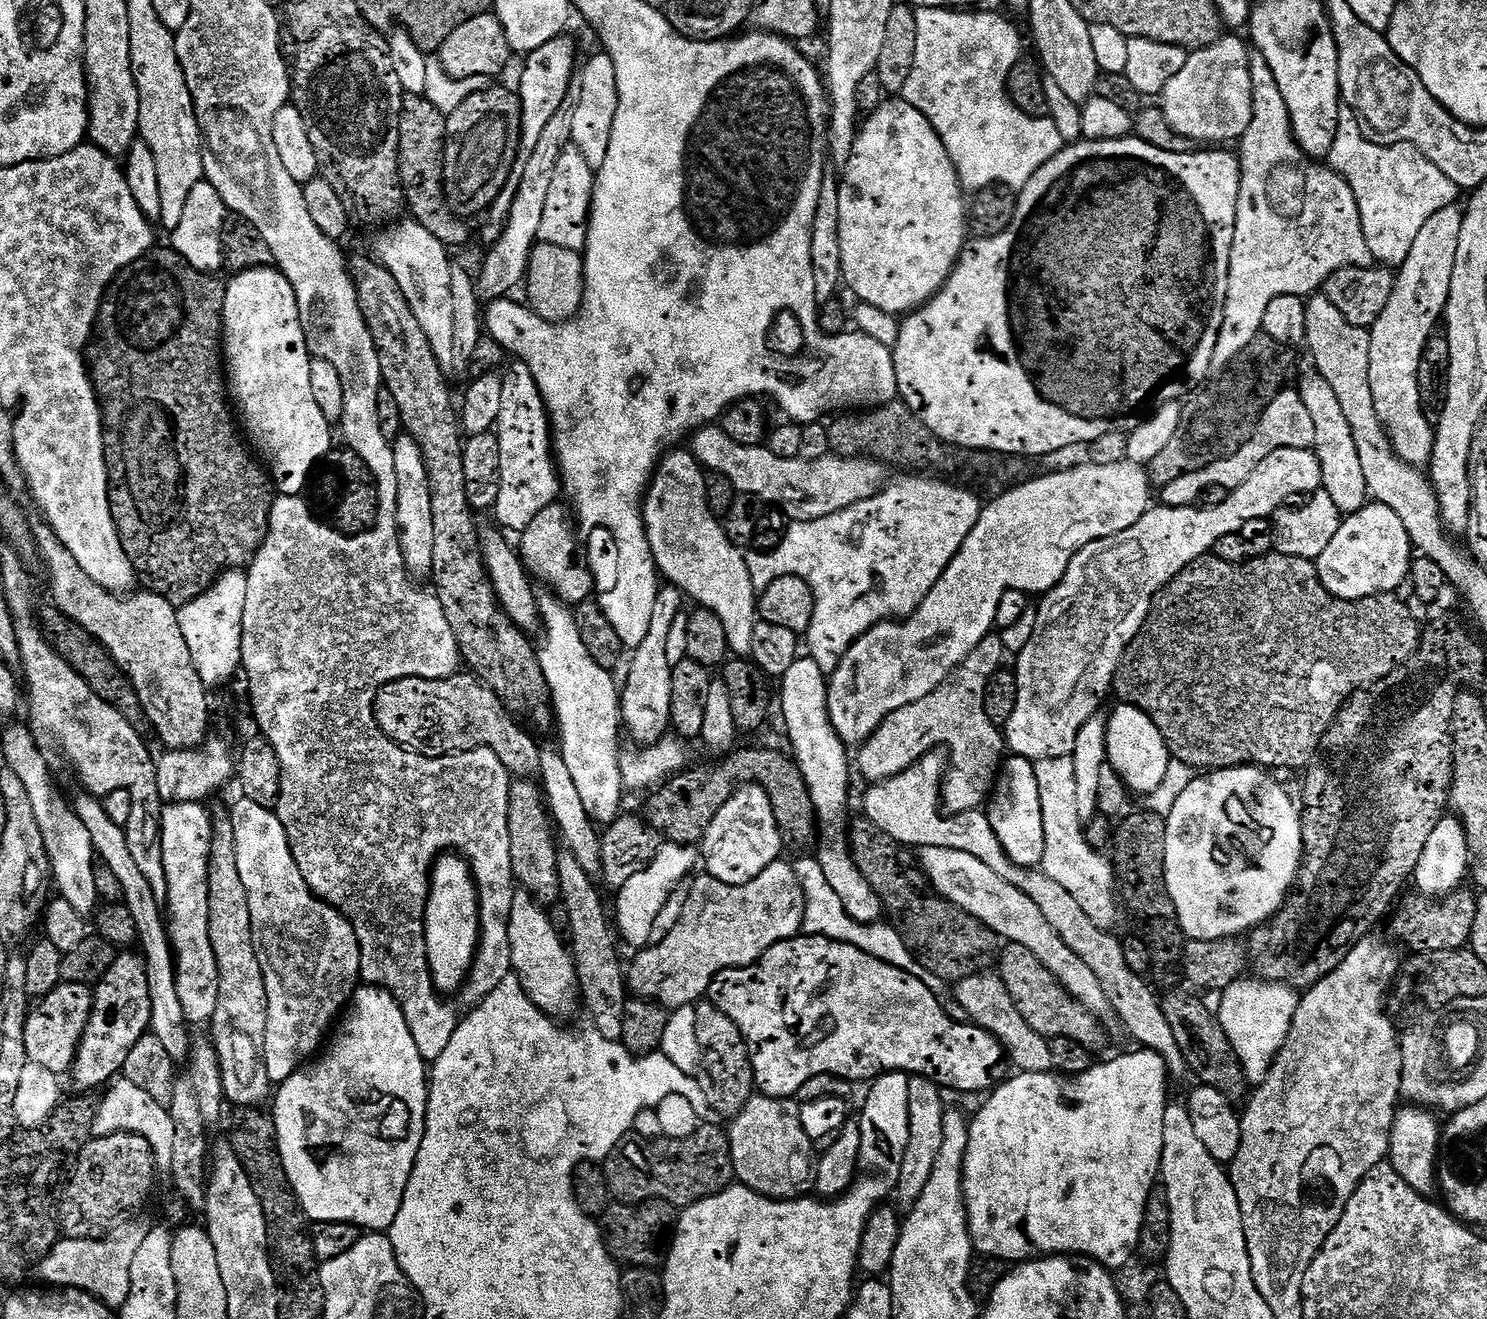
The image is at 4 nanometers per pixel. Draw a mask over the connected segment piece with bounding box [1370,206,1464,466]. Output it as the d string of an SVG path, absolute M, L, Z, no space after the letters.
M1447 206L1433 216L1426 218L1426 226L1418 230L1418 238L1414 238L1414 246L1410 246L1410 254L1404 263L1399 265L1395 273L1396 285L1390 294L1390 302L1382 314L1378 314L1370 324L1370 388L1376 406L1376 413L1384 425L1392 447L1409 462L1424 466L1431 461L1432 447L1435 444L1436 429L1433 421L1428 421L1424 413L1426 401L1424 391L1420 388L1420 363L1424 357L1424 349L1433 339L1436 323L1445 315L1448 295L1450 294L1450 278L1454 274L1454 258L1458 254L1458 234L1462 231L1463 211L1456 206Z

